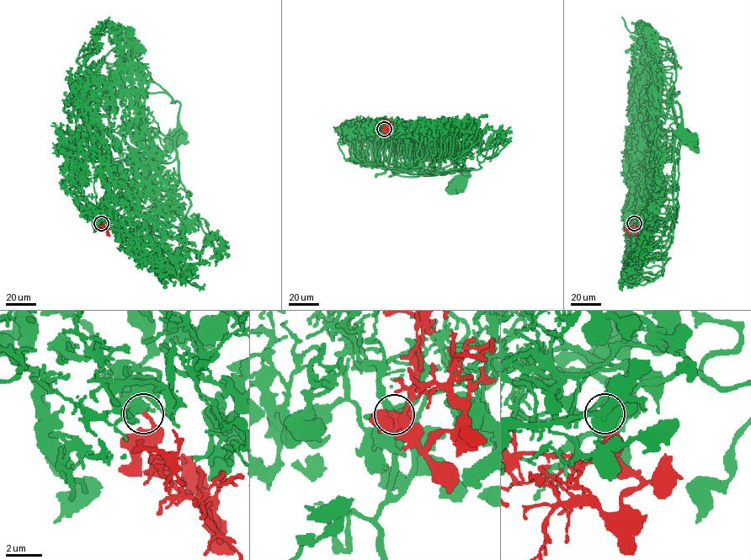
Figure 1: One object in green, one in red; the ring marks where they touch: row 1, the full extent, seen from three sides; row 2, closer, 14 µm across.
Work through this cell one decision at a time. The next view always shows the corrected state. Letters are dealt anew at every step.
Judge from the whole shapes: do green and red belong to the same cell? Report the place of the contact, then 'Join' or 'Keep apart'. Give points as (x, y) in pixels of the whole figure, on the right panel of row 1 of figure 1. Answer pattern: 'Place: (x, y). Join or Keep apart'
Place: (634, 223). Join

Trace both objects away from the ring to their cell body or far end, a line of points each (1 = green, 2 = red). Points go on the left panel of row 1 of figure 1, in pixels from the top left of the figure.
1: (101, 223), (141, 183), (151, 157), (147, 152), (150, 159), (171, 162), (181, 131), (178, 137)
2: (101, 223), (109, 236)

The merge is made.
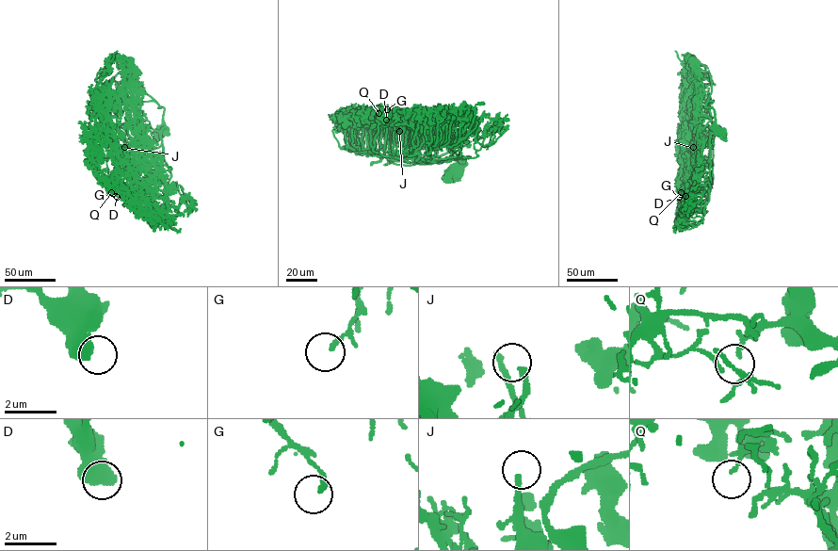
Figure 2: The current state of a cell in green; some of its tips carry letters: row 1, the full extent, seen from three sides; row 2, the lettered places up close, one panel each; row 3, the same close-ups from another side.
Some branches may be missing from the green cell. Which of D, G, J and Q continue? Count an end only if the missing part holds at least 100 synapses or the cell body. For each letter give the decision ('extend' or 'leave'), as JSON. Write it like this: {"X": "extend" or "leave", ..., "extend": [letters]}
{"D": "leave", "G": "leave", "J": "extend", "Q": "leave", "extend": ["J"]}

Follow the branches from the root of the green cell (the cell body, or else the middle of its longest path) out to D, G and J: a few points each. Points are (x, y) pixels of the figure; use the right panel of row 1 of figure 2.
D: (717, 131), (711, 127), (713, 147), (711, 139), (694, 153), (688, 171), (681, 176), (685, 196)
G: (717, 131), (711, 127), (709, 163), (713, 177), (686, 182), (679, 197)
J: (717, 131), (711, 127), (709, 144), (713, 147), (712, 139), (700, 153), (690, 152), (693, 147)

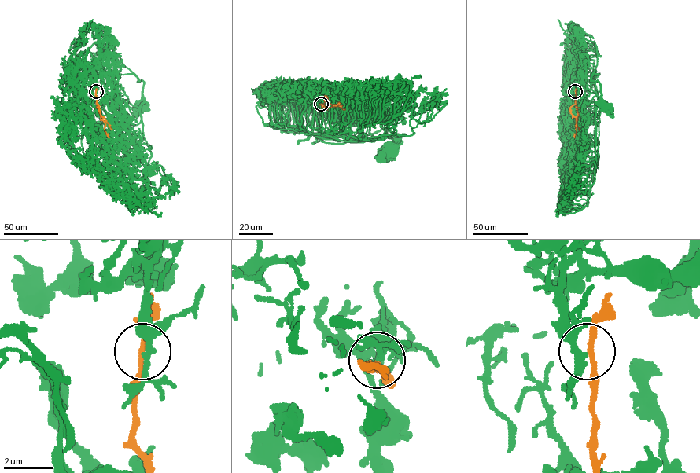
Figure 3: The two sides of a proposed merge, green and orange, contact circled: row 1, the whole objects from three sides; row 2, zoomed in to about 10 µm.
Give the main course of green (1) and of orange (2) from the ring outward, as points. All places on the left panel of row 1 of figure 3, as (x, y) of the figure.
1: (96, 91), (93, 79), (98, 73), (103, 74), (119, 100), (127, 100), (138, 107), (145, 102), (142, 106)
2: (96, 91), (97, 108), (108, 137)

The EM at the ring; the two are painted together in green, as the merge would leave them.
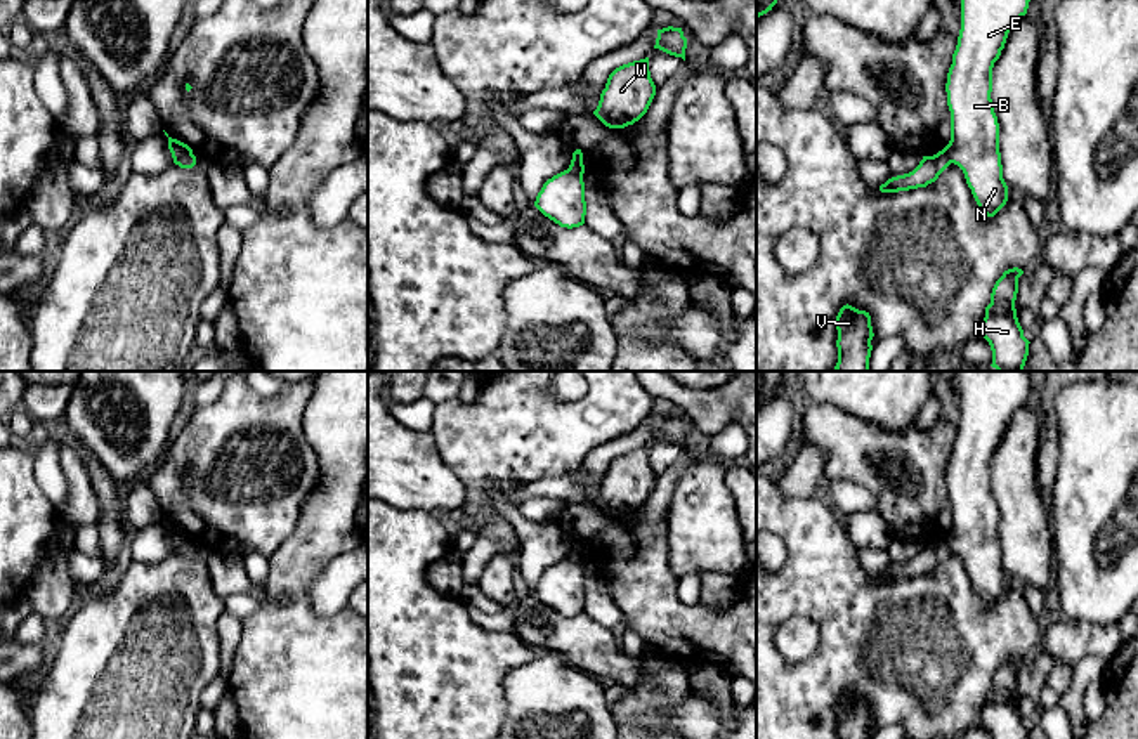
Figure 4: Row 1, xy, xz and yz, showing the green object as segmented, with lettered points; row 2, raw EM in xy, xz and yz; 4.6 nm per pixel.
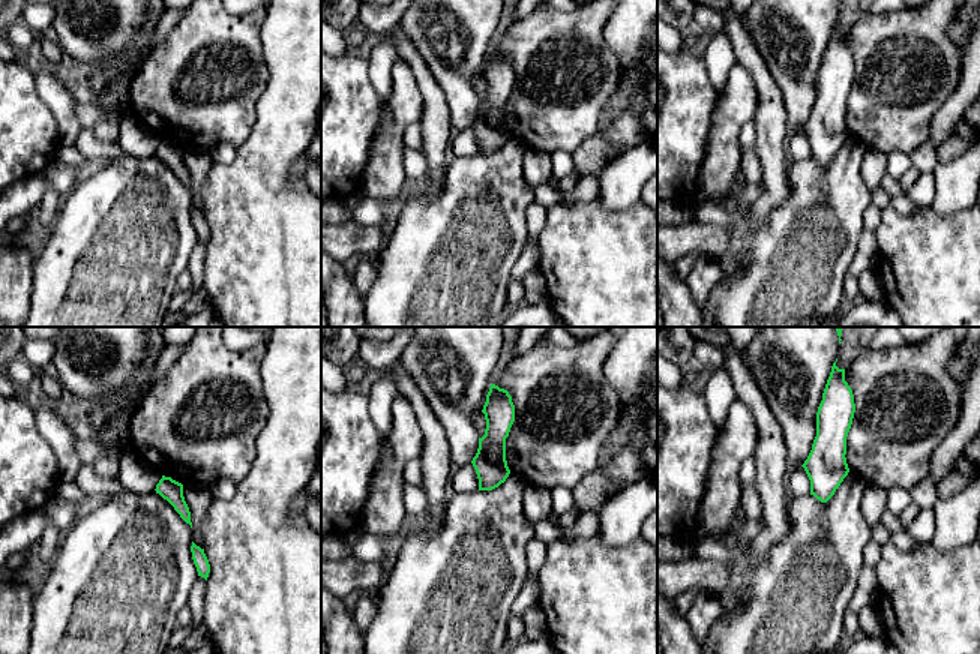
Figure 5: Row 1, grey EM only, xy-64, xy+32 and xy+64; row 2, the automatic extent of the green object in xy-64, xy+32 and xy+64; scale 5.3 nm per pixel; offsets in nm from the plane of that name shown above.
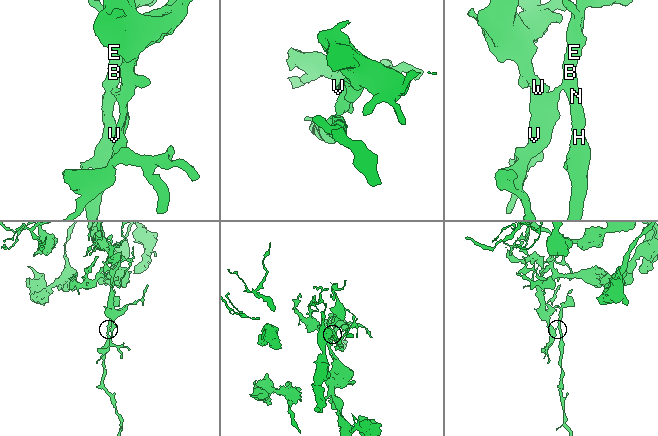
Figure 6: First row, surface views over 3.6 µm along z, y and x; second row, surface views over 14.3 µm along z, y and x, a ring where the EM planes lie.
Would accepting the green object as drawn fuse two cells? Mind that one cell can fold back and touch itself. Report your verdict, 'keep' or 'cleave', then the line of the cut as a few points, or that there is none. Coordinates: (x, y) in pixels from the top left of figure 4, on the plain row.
cleave | xy (191, 542), (176, 552)

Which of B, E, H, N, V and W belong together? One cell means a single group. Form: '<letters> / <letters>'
B E H N / V W

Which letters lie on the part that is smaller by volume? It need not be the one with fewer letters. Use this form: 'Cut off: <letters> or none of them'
Cut off: B, E, H, N

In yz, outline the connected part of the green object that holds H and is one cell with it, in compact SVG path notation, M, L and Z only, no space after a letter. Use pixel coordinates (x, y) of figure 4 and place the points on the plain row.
M1018 656L1008 657L992 677L991 692L985 696L978 718L991 739L1029 739L1030 730L1024 725L1015 697L1022 663L1024 659Z

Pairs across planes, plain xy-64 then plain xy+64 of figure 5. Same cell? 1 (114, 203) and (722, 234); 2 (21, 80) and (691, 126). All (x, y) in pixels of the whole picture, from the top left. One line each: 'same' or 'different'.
1: different
2: same

